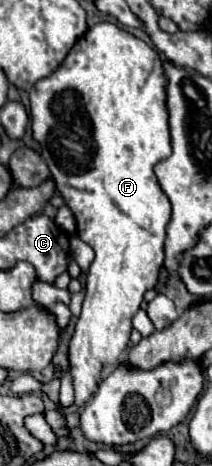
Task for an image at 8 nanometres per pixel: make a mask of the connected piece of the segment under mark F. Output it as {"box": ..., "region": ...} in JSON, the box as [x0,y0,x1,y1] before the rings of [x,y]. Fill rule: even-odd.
{"box":[30,22,170,408],"region":[[[98,22],[90,28],[96,36],[92,40],[78,40],[68,52],[60,68],[44,80],[38,80],[30,90],[30,116],[32,116],[32,136],[40,144],[40,156],[48,164],[50,176],[56,186],[66,184],[72,188],[58,188],[66,204],[74,212],[78,236],[90,244],[96,252],[94,262],[86,274],[86,294],[82,304],[82,314],[76,320],[76,330],[70,340],[70,366],[74,378],[76,406],[82,408],[84,402],[94,394],[96,380],[106,366],[120,362],[126,350],[132,316],[140,310],[146,290],[158,284],[158,272],[164,262],[164,240],[166,226],[170,222],[170,202],[158,186],[154,176],[154,164],[166,158],[170,150],[170,130],[168,130],[168,108],[166,108],[166,86],[164,66],[160,54],[148,46],[144,40],[132,36],[124,28],[112,22]],[[72,92],[82,96],[86,114],[94,128],[94,140],[90,150],[80,146],[78,130],[70,130],[76,102]]]}

